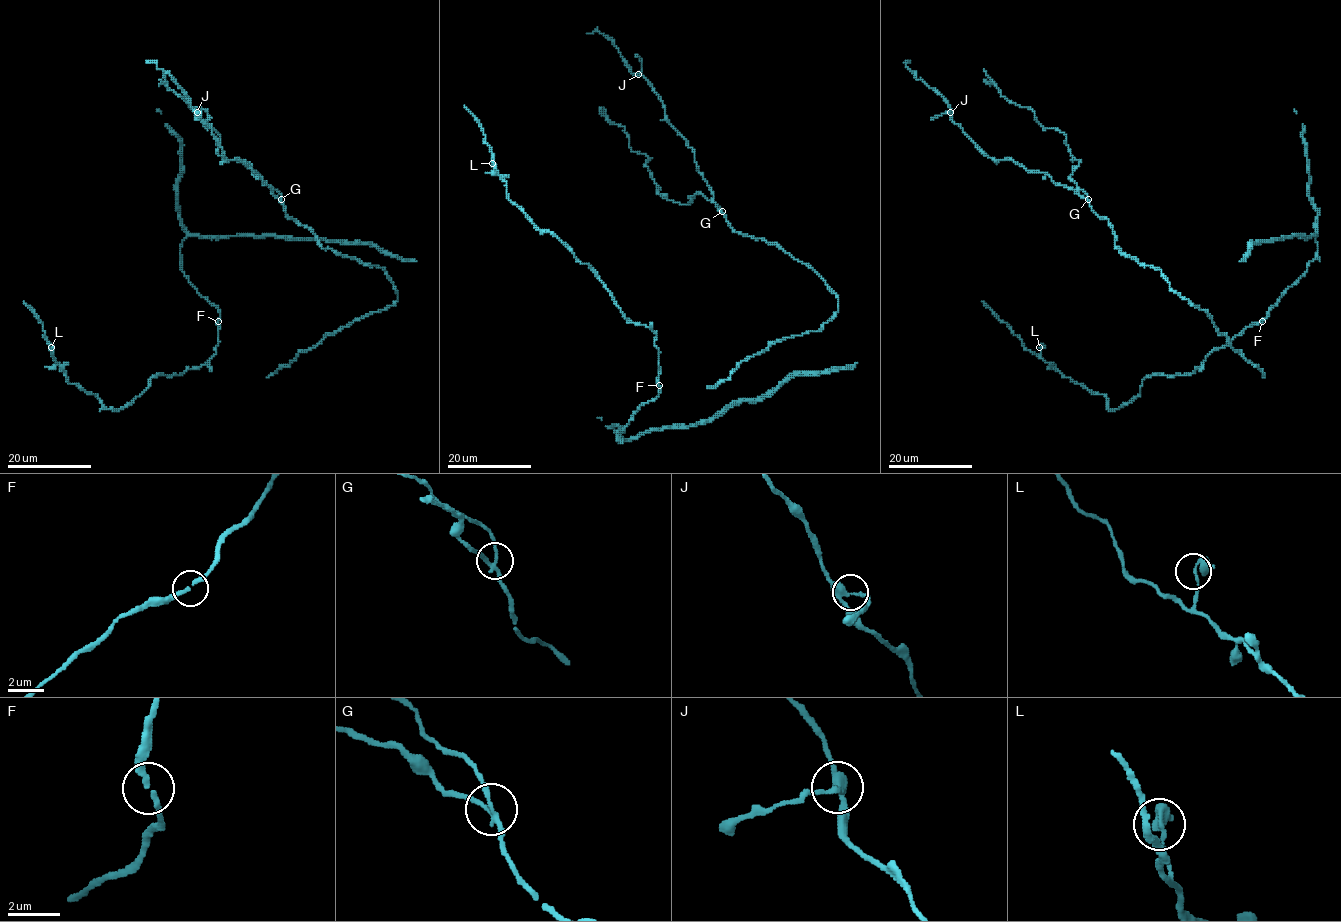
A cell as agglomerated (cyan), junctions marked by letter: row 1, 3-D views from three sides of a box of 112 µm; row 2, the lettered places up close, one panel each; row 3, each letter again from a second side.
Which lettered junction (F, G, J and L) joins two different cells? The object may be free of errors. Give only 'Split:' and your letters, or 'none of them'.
Split: G

